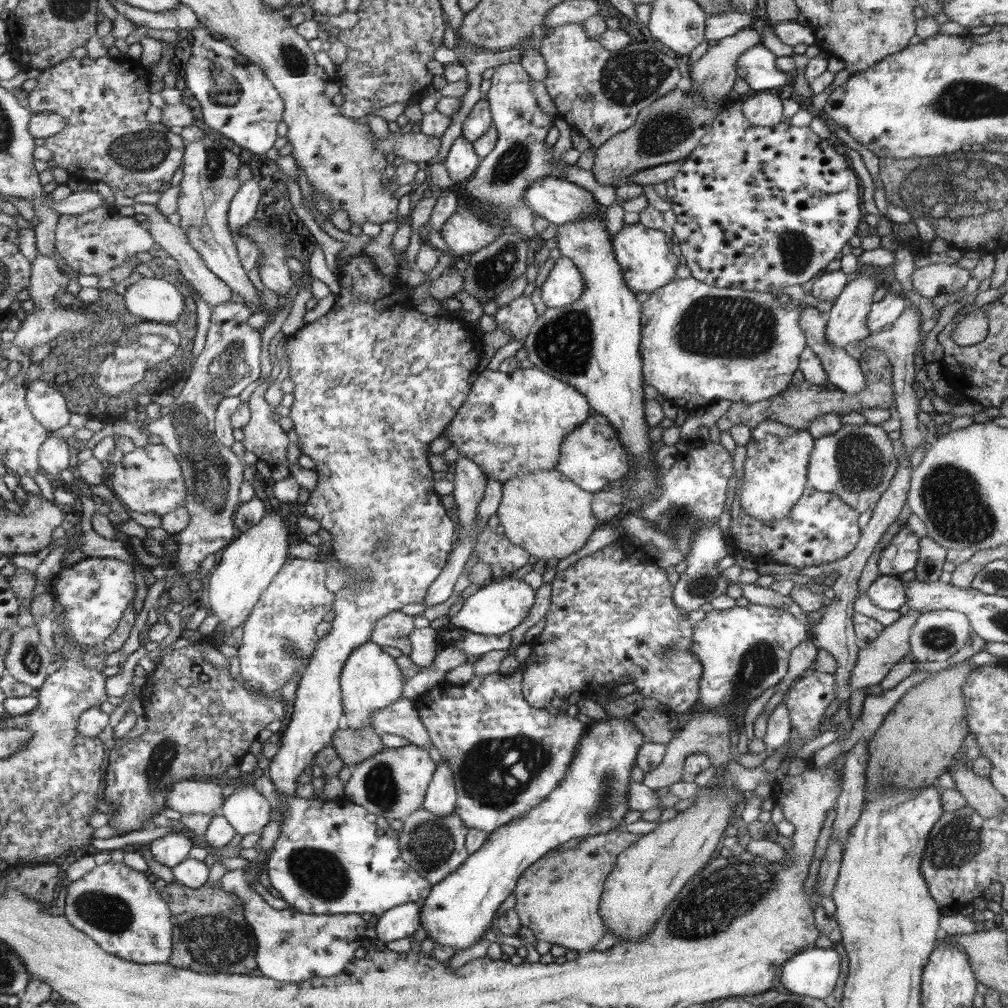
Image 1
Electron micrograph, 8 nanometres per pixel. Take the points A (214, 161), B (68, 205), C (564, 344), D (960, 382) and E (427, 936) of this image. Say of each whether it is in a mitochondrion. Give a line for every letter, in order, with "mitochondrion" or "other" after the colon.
A: mitochondrion
B: other
C: mitochondrion
D: other
E: other

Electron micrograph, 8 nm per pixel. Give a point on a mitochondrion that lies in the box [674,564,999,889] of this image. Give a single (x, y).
(957, 841)

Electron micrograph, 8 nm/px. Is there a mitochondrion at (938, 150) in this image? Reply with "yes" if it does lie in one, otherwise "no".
yes

